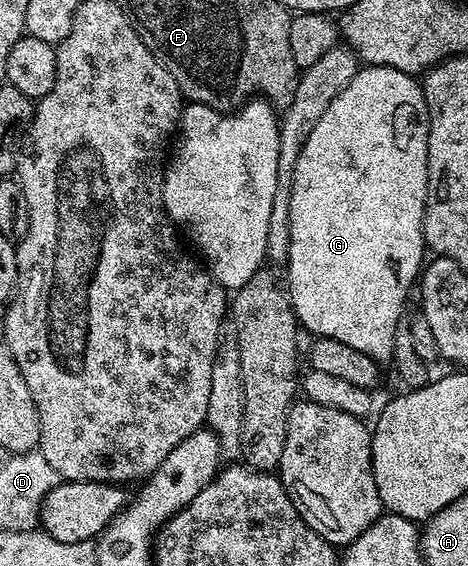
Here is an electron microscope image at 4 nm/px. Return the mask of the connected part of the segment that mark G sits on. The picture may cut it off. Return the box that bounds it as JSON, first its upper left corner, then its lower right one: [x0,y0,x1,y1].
[285,65,431,364]

